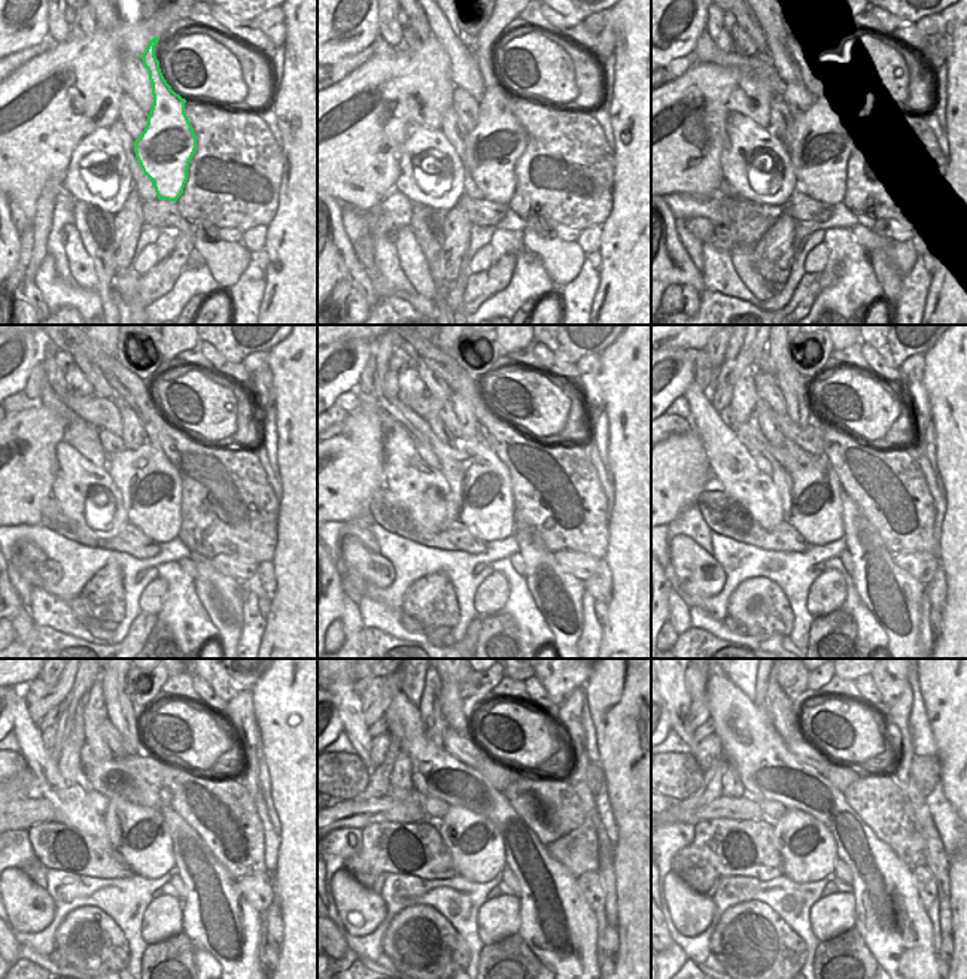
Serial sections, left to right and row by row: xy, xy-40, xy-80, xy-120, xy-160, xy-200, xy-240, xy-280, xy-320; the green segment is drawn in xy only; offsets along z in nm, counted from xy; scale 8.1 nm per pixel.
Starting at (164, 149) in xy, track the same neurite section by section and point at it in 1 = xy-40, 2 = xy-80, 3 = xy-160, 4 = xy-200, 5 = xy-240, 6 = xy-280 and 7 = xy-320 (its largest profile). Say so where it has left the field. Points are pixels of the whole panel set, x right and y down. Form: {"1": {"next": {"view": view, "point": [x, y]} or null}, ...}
{"1": {"next": {"view": "xy-40", "point": [492, 149]}}, "2": {"next": {"view": "xy-80", "point": [820, 146]}}, "3": {"next": {"view": "xy-160", "point": [480, 483]}}, "4": {"next": {"view": "xy-200", "point": [811, 493]}}, "5": {"next": {"view": "xy-240", "point": [139, 833]}}, "6": {"next": {"view": "xy-280", "point": [476, 845]}}, "7": {"next": {"view": "xy-320", "point": [808, 850]}}}

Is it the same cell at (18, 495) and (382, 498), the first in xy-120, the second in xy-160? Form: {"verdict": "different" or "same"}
{"verdict": "different"}

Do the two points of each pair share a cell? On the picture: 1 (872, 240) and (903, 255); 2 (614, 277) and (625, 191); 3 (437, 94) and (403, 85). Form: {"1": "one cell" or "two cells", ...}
{"1": "one cell", "2": "one cell", "3": "one cell"}

